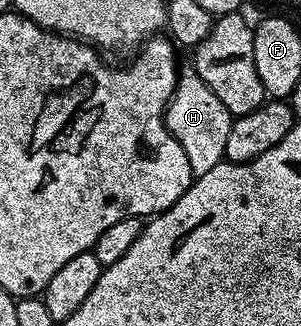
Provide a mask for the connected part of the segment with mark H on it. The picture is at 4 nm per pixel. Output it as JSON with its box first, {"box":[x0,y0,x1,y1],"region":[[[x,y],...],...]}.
{"box":[167,68,233,176],"region":[[[187,68],[180,73],[179,83],[175,85],[175,94],[167,105],[167,127],[173,137],[187,150],[189,168],[192,175],[198,176],[209,172],[218,162],[224,161],[225,140],[229,136],[229,126],[233,116],[227,112],[225,104],[217,100],[209,84],[201,80],[194,68]]]}

